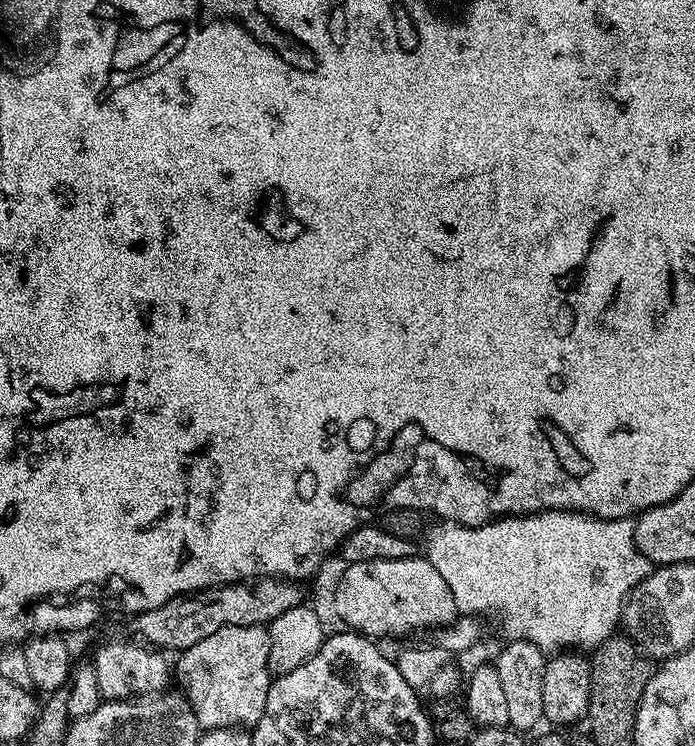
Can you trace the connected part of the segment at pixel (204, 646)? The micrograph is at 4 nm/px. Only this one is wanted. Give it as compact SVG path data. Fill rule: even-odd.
M226 626L210 638L202 638L202 642L194 642L194 646L185 648L179 653L174 664L174 672L180 675L179 687L182 694L190 702L194 714L198 718L201 729L238 728L251 730L262 718L262 710L266 710L266 694L270 690L273 677L268 671L270 658L270 638L264 626Z

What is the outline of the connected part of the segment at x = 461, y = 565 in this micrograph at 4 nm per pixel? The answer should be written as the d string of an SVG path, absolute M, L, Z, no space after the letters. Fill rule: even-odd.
M551 511L509 514L473 528L451 522L439 526L427 533L426 558L450 586L457 613L477 618L497 616L508 640L525 640L545 654L596 649L613 635L612 627L621 623L625 600L650 571L649 560L636 548L636 526L631 519L603 520L584 512Z

